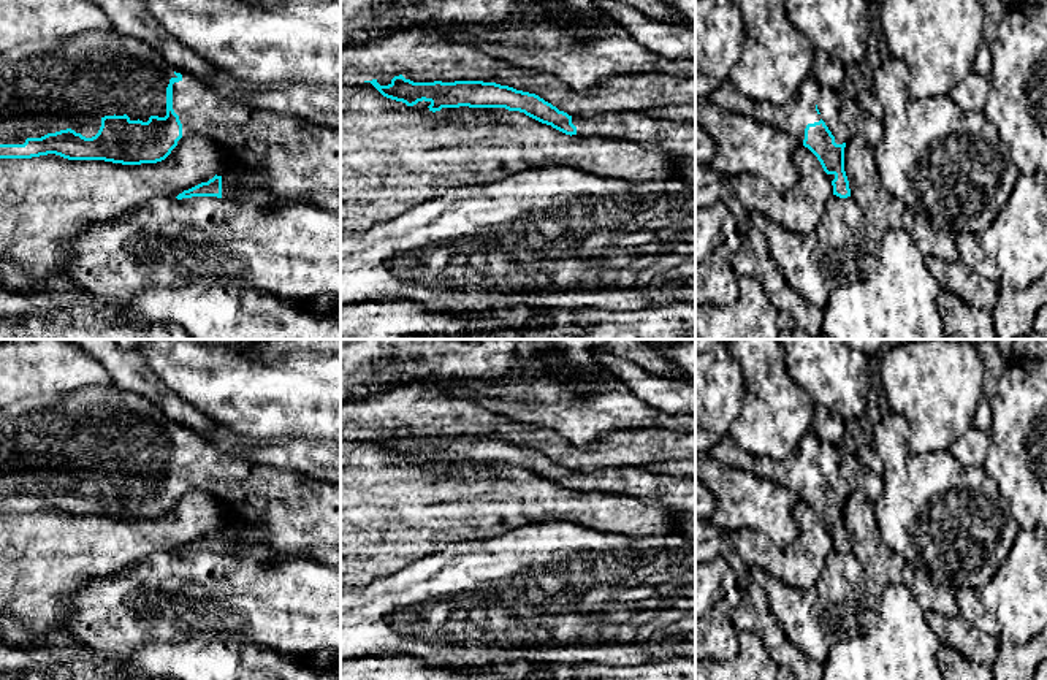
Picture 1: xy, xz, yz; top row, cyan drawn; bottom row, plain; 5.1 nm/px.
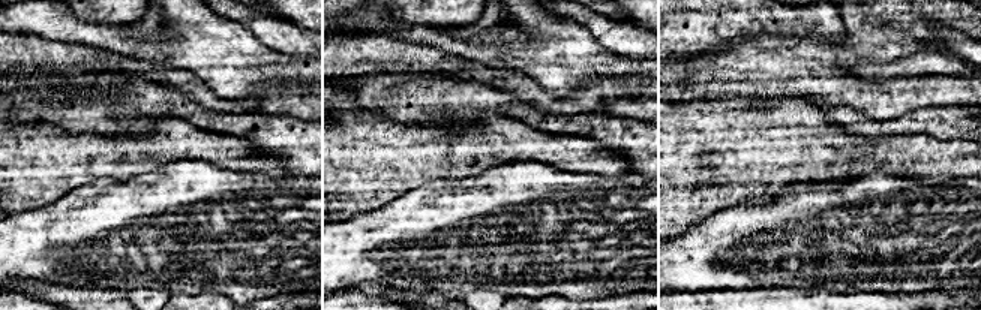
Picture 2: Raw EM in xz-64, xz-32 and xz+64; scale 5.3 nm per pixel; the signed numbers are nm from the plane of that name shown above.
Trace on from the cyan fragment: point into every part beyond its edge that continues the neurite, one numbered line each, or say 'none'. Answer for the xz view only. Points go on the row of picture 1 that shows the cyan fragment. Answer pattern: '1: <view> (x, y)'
1: xz (678, 137)

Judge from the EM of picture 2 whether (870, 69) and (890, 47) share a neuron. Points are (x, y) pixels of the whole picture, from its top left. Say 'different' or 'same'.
different

